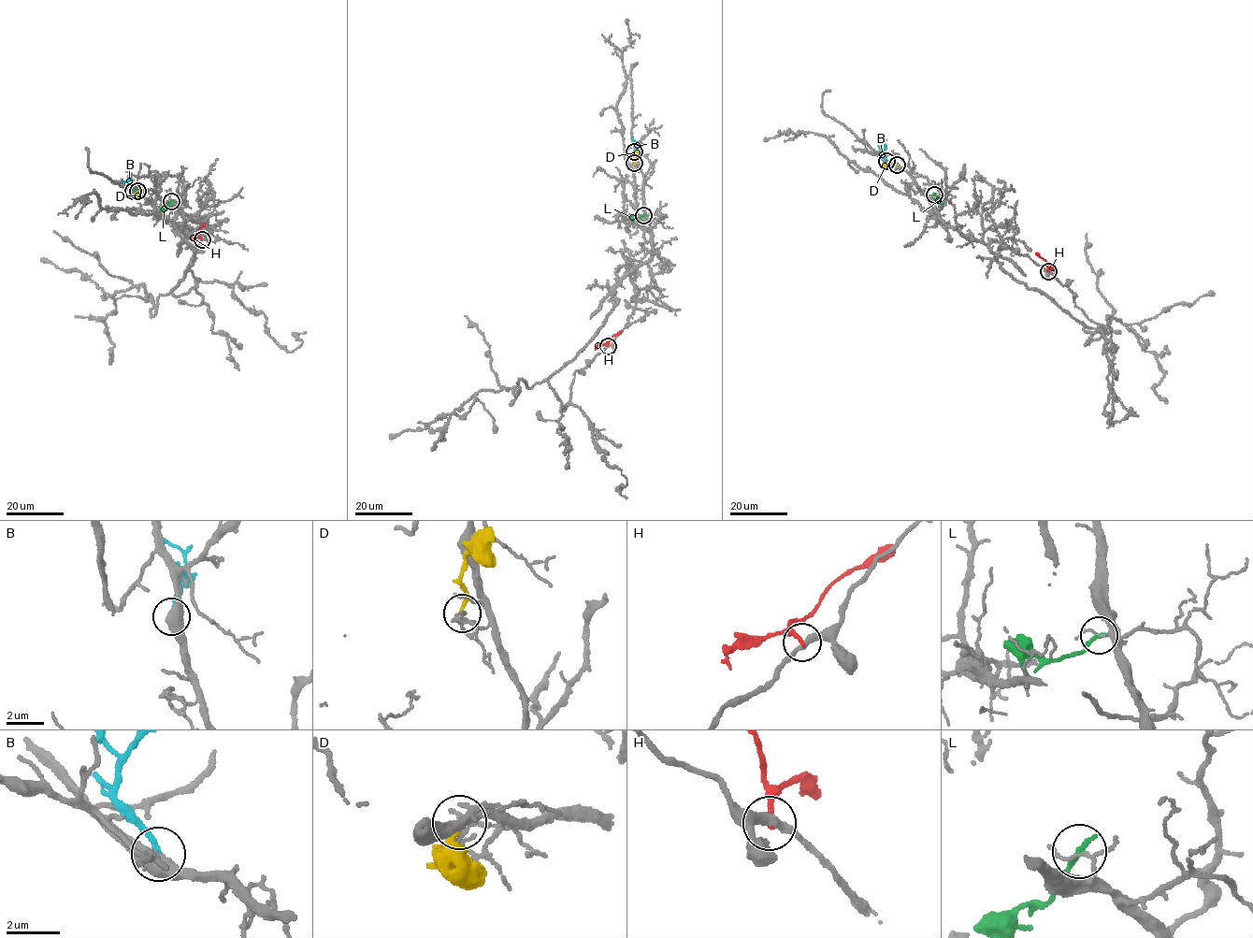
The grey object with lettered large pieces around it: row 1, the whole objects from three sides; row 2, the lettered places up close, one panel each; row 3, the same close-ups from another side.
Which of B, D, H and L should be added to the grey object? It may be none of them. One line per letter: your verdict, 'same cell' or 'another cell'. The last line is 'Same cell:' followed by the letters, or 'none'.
B: another cell
D: another cell
H: another cell
L: another cell
Same cell: none

